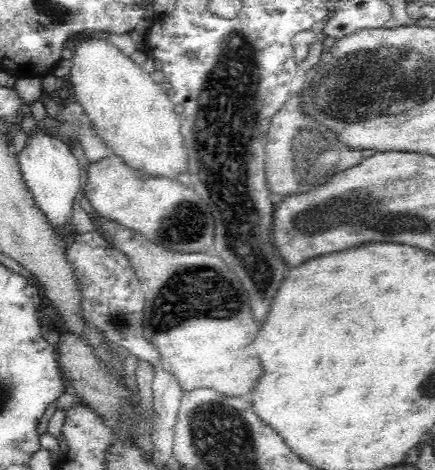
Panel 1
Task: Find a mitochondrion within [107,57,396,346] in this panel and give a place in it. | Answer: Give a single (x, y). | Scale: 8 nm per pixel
(199, 288)

